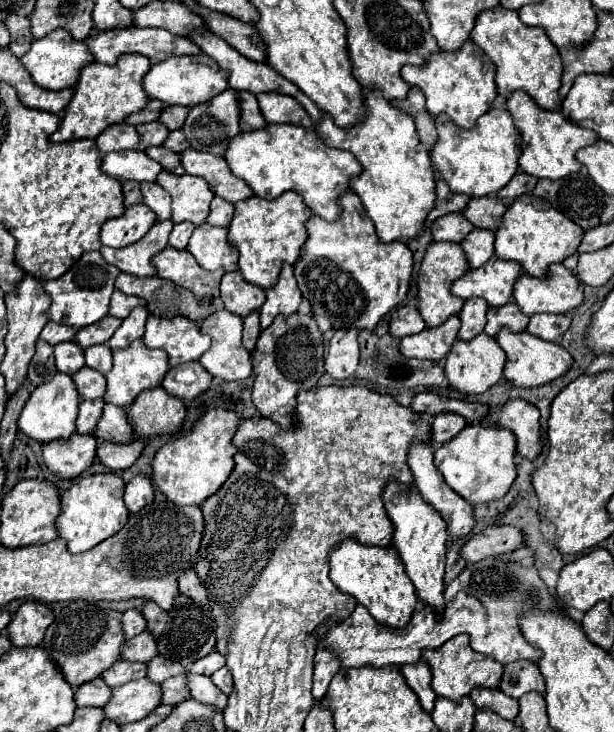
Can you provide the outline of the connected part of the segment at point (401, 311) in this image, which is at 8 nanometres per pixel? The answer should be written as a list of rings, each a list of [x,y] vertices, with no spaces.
[[[399,307],[397,311],[391,313],[391,323],[389,323],[389,331],[393,337],[407,337],[407,335],[415,335],[419,331],[425,329],[425,321],[419,315],[419,311],[415,307]]]

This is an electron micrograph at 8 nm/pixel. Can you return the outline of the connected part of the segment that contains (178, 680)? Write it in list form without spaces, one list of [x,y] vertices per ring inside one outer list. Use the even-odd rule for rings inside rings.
[[[177,675],[173,679],[167,679],[163,685],[163,703],[169,703],[169,705],[175,705],[175,703],[181,703],[185,699],[191,699],[191,693],[189,693],[189,687],[187,687],[187,677],[185,675]]]

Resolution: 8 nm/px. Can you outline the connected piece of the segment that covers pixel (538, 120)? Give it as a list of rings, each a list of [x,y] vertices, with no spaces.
[[[515,91],[507,103],[507,111],[513,117],[515,127],[521,131],[521,157],[519,157],[519,167],[537,179],[563,179],[571,173],[577,173],[581,169],[581,163],[575,159],[575,153],[581,147],[589,147],[597,141],[597,133],[591,129],[577,127],[569,119],[563,117],[559,111],[545,111],[533,103],[533,99],[523,91]]]

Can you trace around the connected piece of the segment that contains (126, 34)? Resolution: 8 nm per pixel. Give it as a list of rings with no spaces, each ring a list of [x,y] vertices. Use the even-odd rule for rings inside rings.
[[[143,27],[101,31],[95,37],[89,37],[87,45],[89,45],[91,53],[97,57],[97,61],[101,61],[105,65],[115,65],[117,59],[125,53],[145,55],[145,57],[151,59],[151,63],[161,63],[163,59],[173,57],[173,55],[199,55],[201,53],[201,49],[189,37],[179,37],[179,35],[173,35],[165,29],[143,29]]]

